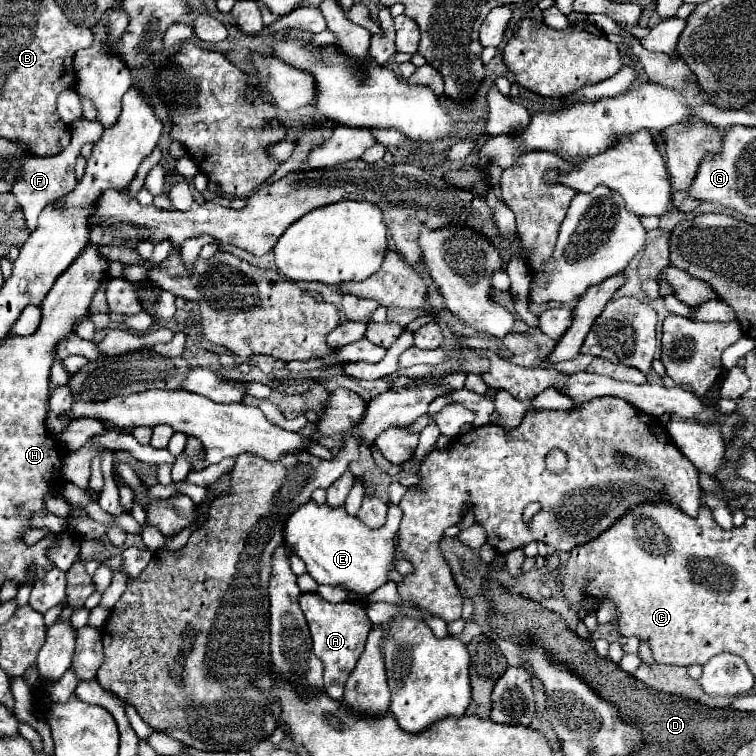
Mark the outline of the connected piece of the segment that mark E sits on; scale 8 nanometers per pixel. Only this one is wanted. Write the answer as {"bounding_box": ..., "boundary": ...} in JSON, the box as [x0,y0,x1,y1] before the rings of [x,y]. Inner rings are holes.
{"bounding_box":[283,500,403,596],"boundary":[[[309,500],[287,518],[283,528],[285,546],[293,548],[305,562],[307,572],[317,584],[343,584],[347,590],[367,596],[387,582],[387,572],[393,568],[395,534],[403,513],[398,505],[390,505],[388,510],[385,526],[371,530],[349,516],[345,506],[329,506]]]}

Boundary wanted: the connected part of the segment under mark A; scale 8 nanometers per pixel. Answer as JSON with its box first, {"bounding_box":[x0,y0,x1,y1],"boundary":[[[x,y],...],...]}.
{"bounding_box":[299,592,373,700],"boundary":[[[303,592],[299,596],[299,604],[307,618],[309,630],[311,630],[313,652],[325,664],[325,674],[323,674],[325,676],[325,692],[333,700],[341,700],[343,692],[345,692],[345,682],[347,682],[351,670],[355,668],[357,658],[363,652],[367,634],[373,628],[373,624],[369,622],[367,612],[365,612],[363,604],[359,604],[359,602],[331,604],[327,600],[323,600],[317,592]]]}

